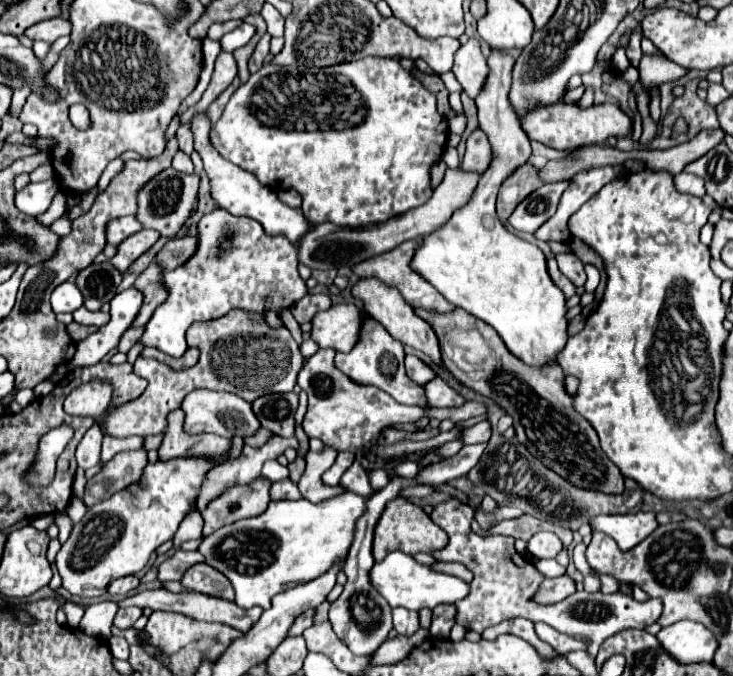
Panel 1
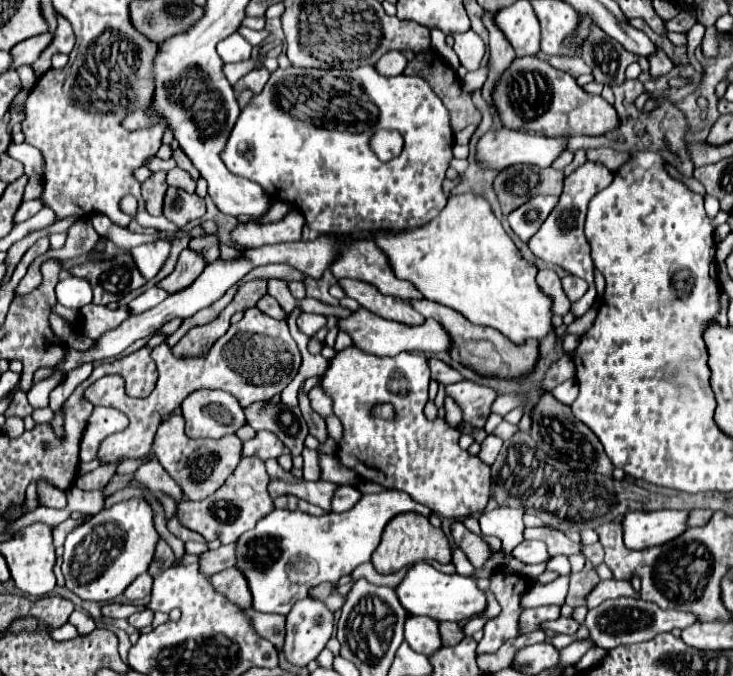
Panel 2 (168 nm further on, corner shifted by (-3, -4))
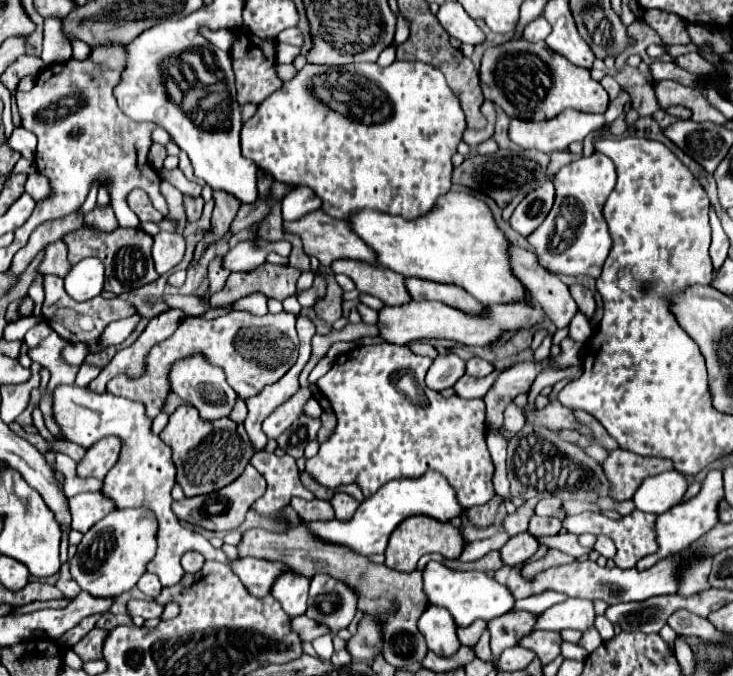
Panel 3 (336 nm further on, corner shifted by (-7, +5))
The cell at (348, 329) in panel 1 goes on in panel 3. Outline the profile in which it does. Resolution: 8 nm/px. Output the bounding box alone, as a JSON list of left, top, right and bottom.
[378,301,544,347]

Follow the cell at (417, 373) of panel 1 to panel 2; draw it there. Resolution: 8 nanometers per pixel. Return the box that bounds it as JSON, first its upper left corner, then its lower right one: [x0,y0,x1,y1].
[430,356,464,384]

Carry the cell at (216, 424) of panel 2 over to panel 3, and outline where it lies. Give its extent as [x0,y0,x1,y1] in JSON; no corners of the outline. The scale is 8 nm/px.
[170,355,238,421]

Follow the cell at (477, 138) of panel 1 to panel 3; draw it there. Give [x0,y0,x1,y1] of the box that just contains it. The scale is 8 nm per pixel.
[508,109,604,153]

